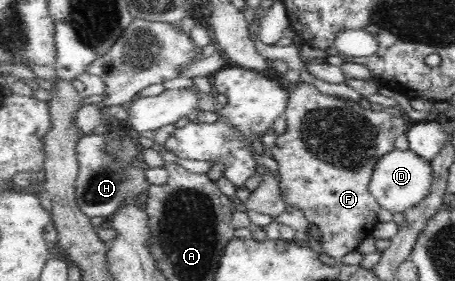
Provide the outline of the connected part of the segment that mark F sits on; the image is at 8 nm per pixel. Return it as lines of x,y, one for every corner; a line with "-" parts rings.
300,82
289,94
285,105
285,133
277,137
272,146
272,158
277,161
278,180
282,199
303,211
309,224
321,232
320,244
323,257
331,262
341,260
350,251
371,235
377,225
379,203
371,195
369,186
374,165
378,158
394,151
394,142
407,134
407,117
394,117
389,113
365,109
353,100
329,96
308,83

